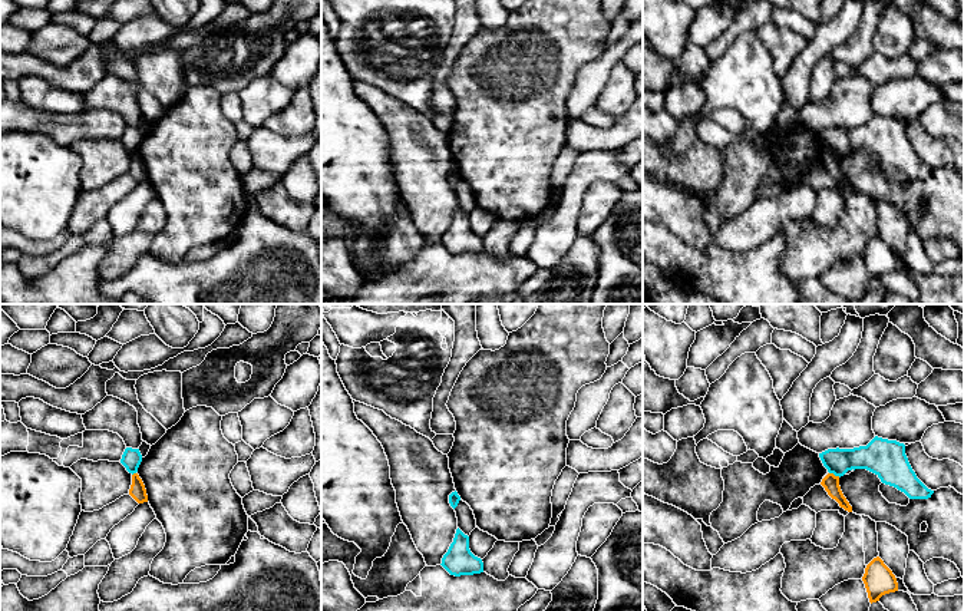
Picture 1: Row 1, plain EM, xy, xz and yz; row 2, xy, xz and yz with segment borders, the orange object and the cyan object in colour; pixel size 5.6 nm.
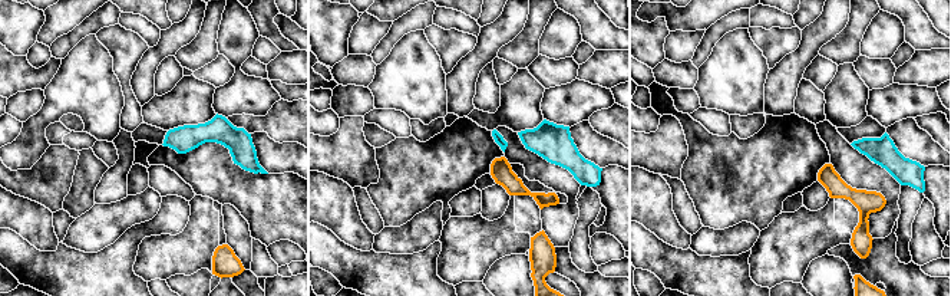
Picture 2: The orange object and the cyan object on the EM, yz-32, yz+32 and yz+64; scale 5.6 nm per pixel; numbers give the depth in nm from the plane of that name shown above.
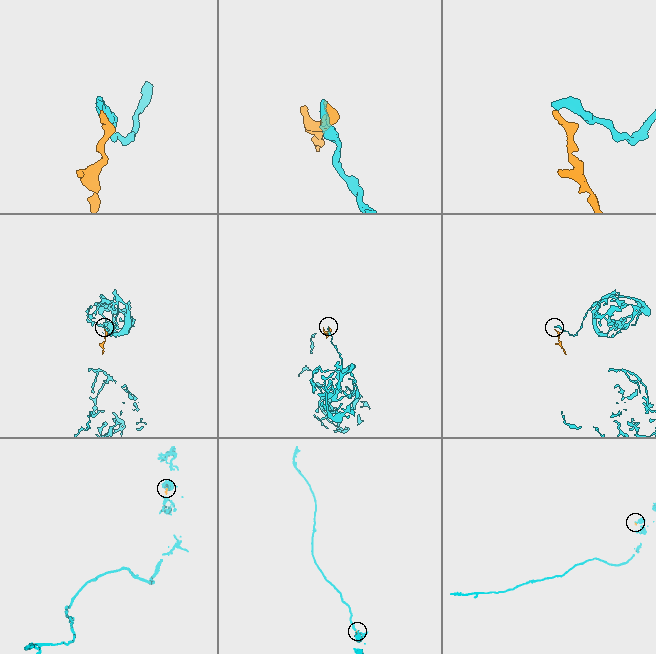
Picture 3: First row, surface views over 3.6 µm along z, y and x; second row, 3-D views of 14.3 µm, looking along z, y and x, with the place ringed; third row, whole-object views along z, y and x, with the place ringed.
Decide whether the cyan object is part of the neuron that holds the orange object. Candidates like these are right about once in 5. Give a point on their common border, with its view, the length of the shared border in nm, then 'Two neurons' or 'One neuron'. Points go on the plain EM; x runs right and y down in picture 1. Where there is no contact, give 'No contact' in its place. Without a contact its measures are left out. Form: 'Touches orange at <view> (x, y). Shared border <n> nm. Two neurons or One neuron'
Touches orange at yz (834, 154). Shared border 70 nm. Two neurons

